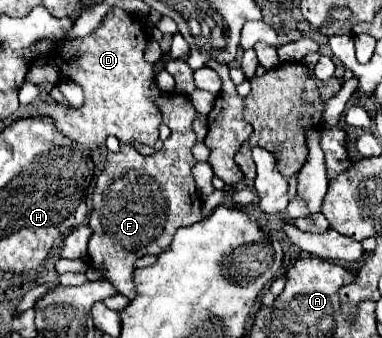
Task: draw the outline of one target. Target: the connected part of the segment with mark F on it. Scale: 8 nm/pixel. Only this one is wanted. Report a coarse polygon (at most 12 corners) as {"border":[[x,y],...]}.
{"border":[[157,96],[171,136],[107,152],[91,262],[133,300],[135,260],[203,220],[195,108]]}

